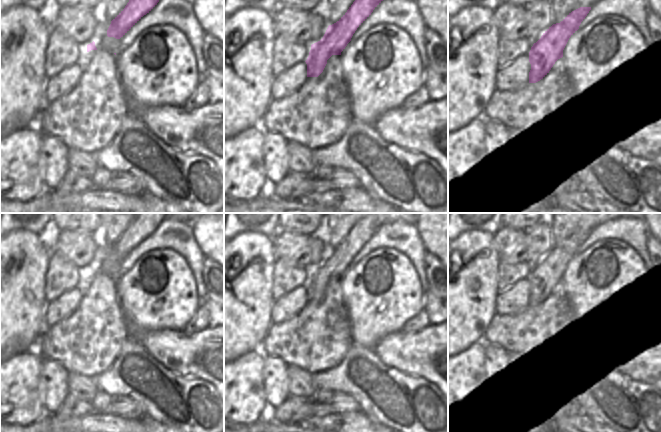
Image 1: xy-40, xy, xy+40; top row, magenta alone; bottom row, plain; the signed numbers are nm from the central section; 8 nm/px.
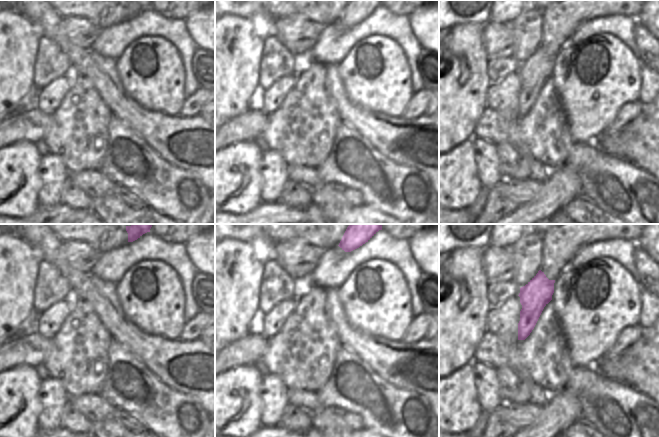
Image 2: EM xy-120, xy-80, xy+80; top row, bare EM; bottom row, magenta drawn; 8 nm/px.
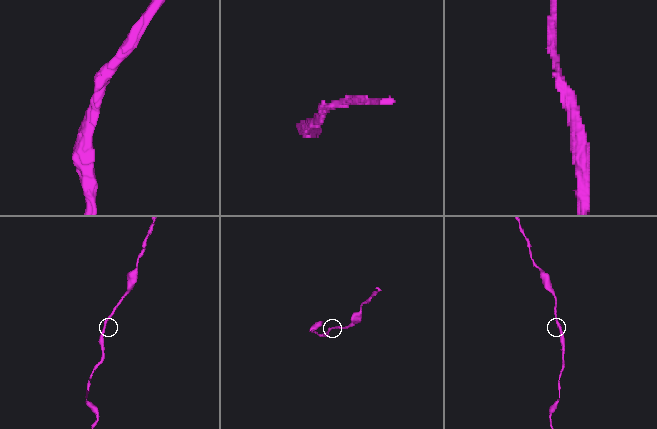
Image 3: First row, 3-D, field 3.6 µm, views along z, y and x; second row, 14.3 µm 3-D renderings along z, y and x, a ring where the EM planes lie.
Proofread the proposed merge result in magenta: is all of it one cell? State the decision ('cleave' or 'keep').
keep

